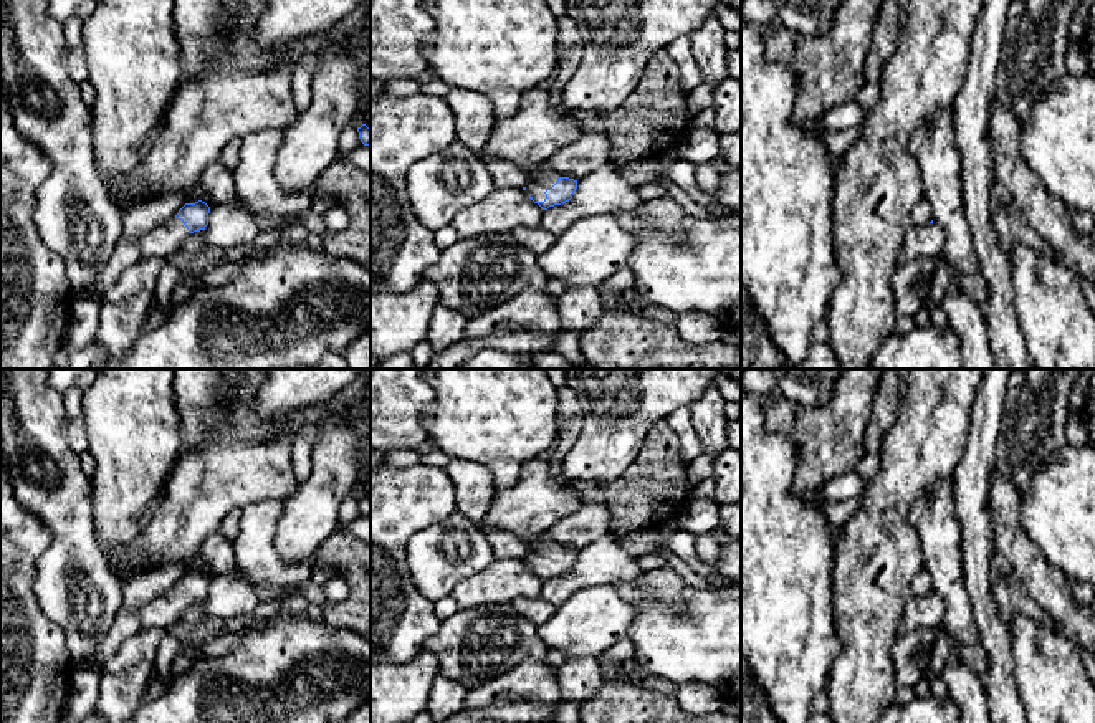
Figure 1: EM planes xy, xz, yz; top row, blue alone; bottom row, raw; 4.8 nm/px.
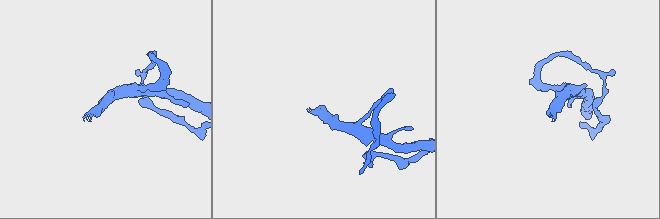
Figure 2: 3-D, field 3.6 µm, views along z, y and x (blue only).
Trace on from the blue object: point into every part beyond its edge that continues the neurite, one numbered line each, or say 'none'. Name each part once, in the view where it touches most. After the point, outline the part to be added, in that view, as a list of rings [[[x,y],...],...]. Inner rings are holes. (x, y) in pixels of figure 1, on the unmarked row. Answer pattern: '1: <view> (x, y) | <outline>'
1: xz (545, 548) | [[[541,534],[538,538],[528,539],[534,549],[526,556],[526,564],[533,567],[534,572],[544,572],[546,561],[557,553],[557,544],[549,538],[549,534]]]

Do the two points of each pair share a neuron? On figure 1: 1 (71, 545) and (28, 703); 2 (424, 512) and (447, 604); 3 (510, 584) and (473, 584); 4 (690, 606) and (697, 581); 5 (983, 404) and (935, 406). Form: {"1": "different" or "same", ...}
{"1": "different", "2": "different", "3": "same", "4": "different", "5": "different"}

